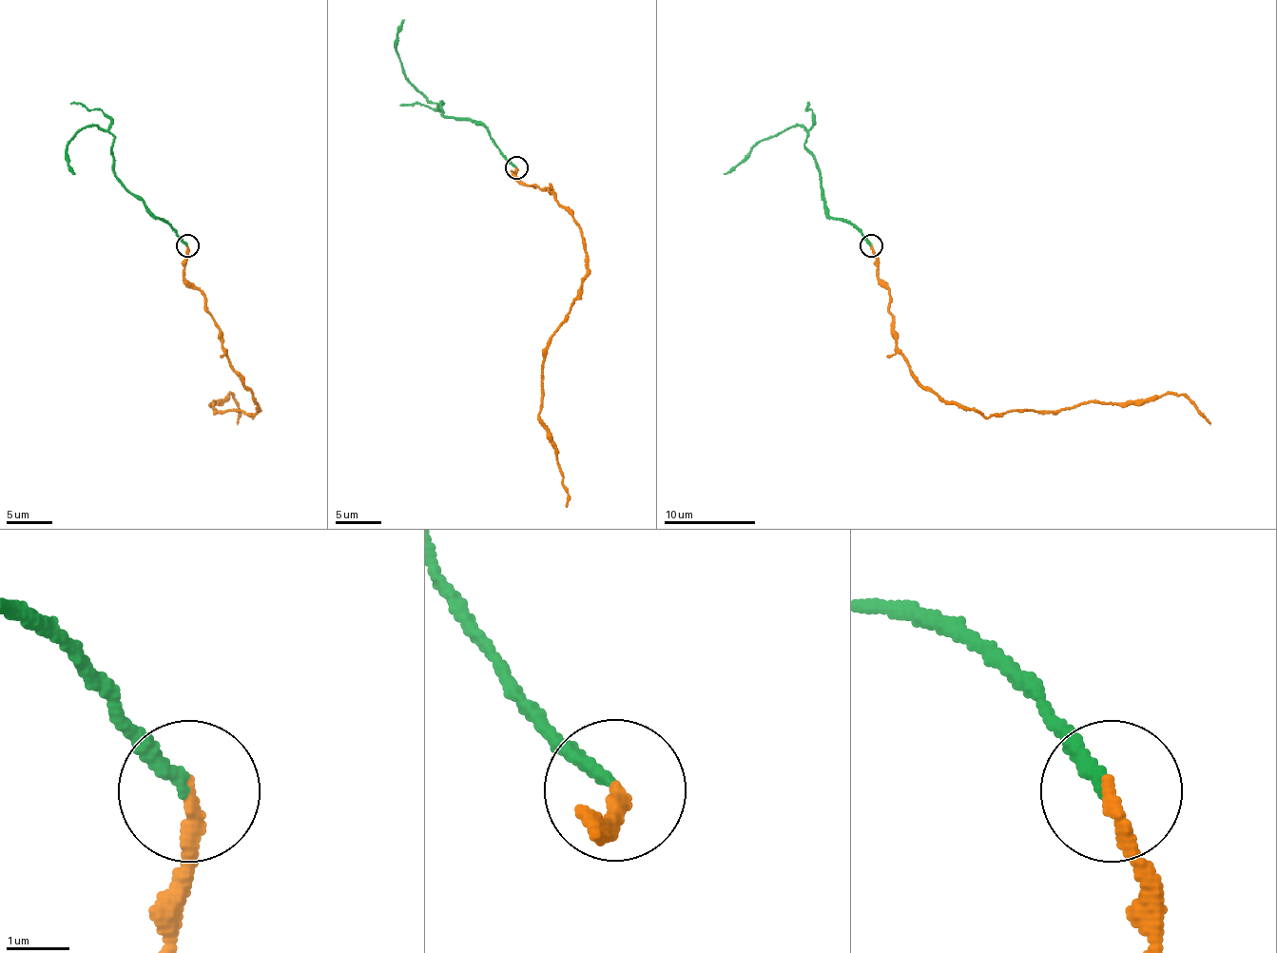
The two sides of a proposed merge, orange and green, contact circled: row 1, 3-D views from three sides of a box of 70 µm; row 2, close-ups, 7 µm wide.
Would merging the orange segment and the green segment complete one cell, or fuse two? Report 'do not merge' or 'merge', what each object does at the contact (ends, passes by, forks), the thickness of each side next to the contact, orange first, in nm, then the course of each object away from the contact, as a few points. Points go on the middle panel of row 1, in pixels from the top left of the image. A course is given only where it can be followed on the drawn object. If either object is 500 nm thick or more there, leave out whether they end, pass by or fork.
merge; orange ends; green ends; calibres 240 and 200 nm; course orange (515, 167), (574, 220), (586, 244), (586, 277), (548, 347), (540, 384), (538, 416), (566, 507); course green (515, 167), (481, 124), (445, 117), (442, 101), (427, 99), (411, 81), (399, 58), (396, 30), (404, 19)

